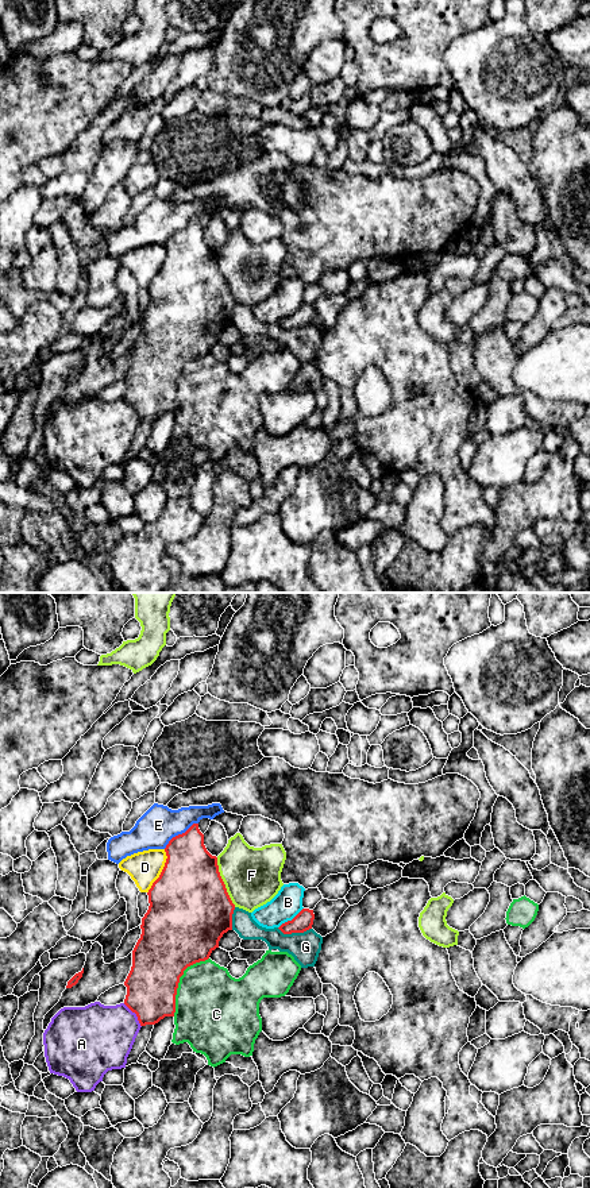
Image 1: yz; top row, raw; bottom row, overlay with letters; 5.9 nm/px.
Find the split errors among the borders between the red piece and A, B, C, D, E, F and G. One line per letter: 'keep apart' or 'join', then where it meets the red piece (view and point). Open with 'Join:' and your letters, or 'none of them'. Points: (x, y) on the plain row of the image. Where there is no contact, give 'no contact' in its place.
Join: none of them
A: keep apart; meets red in yz at (135, 408)
B: keep apart; meets red in yz at (292, 315)
C: keep apart; meets red in yz at (178, 377)
D: keep apart; meets red in yz at (162, 266)
E: keep apart; meets red in yz at (180, 230)
F: keep apart; meets red in yz at (223, 277)
G: keep apart; meets red in yz at (294, 327)

